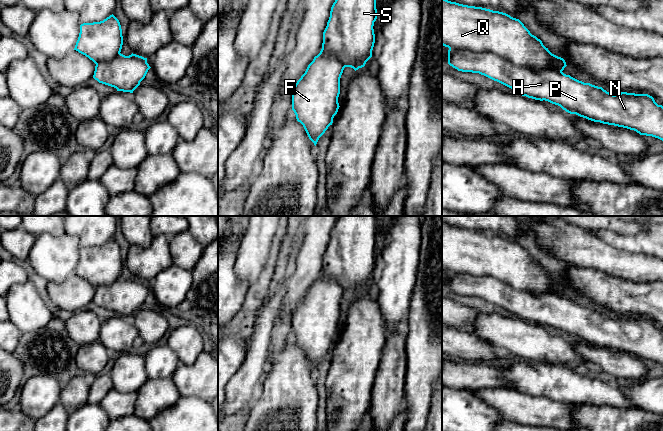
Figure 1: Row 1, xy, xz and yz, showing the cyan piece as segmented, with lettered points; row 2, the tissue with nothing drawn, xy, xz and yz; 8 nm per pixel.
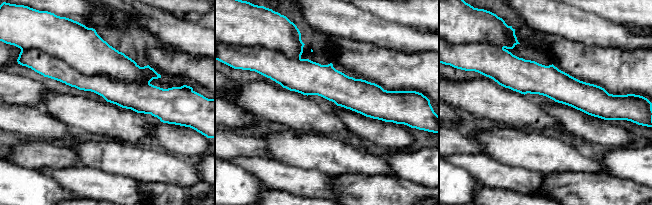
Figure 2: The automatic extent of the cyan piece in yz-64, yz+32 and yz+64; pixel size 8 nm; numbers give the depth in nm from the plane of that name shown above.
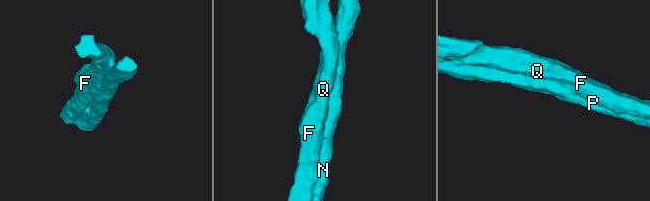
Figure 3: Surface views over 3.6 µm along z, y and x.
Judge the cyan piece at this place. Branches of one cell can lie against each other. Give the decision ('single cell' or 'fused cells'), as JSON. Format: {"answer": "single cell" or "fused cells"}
{"answer": "single cell"}

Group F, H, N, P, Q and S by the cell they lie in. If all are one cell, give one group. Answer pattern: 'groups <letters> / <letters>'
groups F H N P Q S

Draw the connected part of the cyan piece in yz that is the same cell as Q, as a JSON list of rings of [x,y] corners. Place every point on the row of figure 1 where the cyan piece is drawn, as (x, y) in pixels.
[[[442,0],[442,45],[449,48],[448,64],[458,71],[479,73],[511,88],[517,94],[548,101],[570,114],[634,130],[640,135],[652,136],[663,141],[663,106],[658,105],[652,96],[627,92],[613,95],[602,87],[584,83],[564,74],[562,71],[567,66],[565,60],[552,54],[519,19],[506,13]]]

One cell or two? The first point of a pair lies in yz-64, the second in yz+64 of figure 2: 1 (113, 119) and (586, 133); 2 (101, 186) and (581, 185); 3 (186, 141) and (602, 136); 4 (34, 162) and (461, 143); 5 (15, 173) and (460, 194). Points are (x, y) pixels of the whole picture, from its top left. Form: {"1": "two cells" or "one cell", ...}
{"1": "two cells", "2": "two cells", "3": "one cell", "4": "one cell", "5": "one cell"}

